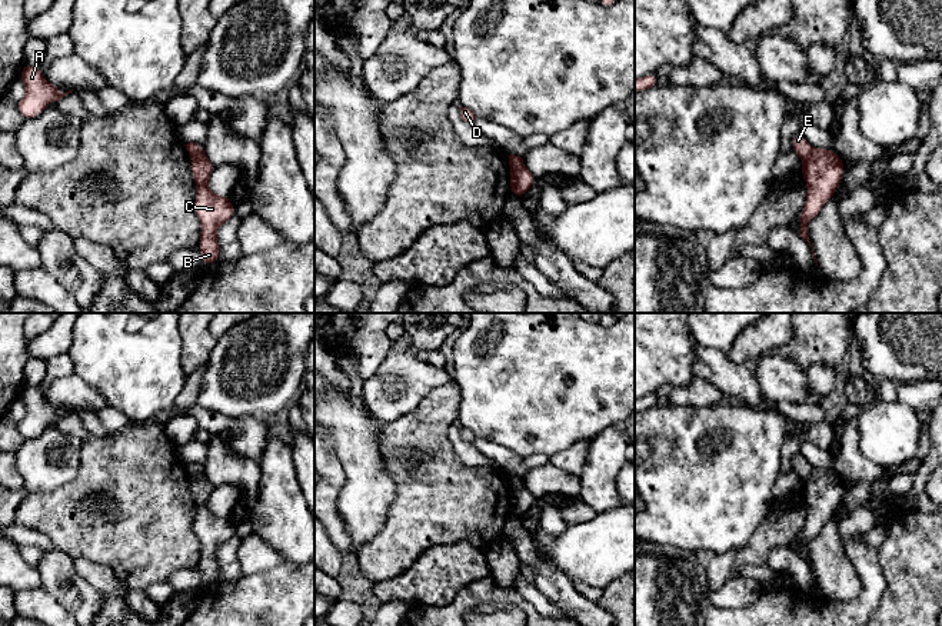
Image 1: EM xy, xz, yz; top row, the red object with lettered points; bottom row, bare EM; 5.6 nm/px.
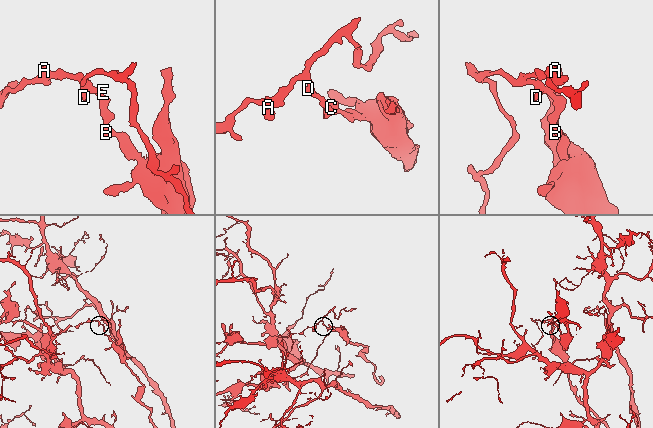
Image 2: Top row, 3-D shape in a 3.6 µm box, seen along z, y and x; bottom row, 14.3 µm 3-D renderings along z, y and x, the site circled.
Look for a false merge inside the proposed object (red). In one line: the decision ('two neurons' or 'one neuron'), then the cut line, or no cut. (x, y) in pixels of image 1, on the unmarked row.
two neurons | yz (814, 469), (804, 482)

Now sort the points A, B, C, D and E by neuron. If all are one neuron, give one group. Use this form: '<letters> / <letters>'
A D E / B C

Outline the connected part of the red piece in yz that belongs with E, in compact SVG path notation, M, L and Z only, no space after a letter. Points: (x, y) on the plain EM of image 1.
M796 453L792 457L792 470L800 477L802 482L806 482L813 467L805 460L800 453Z

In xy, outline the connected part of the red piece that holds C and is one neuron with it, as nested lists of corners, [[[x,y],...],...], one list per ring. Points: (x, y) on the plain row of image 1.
[[[202,473],[192,477],[192,496],[196,503],[194,532],[199,536],[200,570],[203,587],[220,579],[220,566],[216,557],[216,550],[220,545],[234,536],[233,523],[229,517],[214,515],[207,509],[207,500],[214,492],[214,485]]]

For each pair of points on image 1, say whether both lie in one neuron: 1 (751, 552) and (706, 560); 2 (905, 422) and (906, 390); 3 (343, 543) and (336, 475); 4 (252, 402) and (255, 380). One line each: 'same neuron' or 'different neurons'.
1: same neuron
2: different neurons
3: same neuron
4: same neuron

